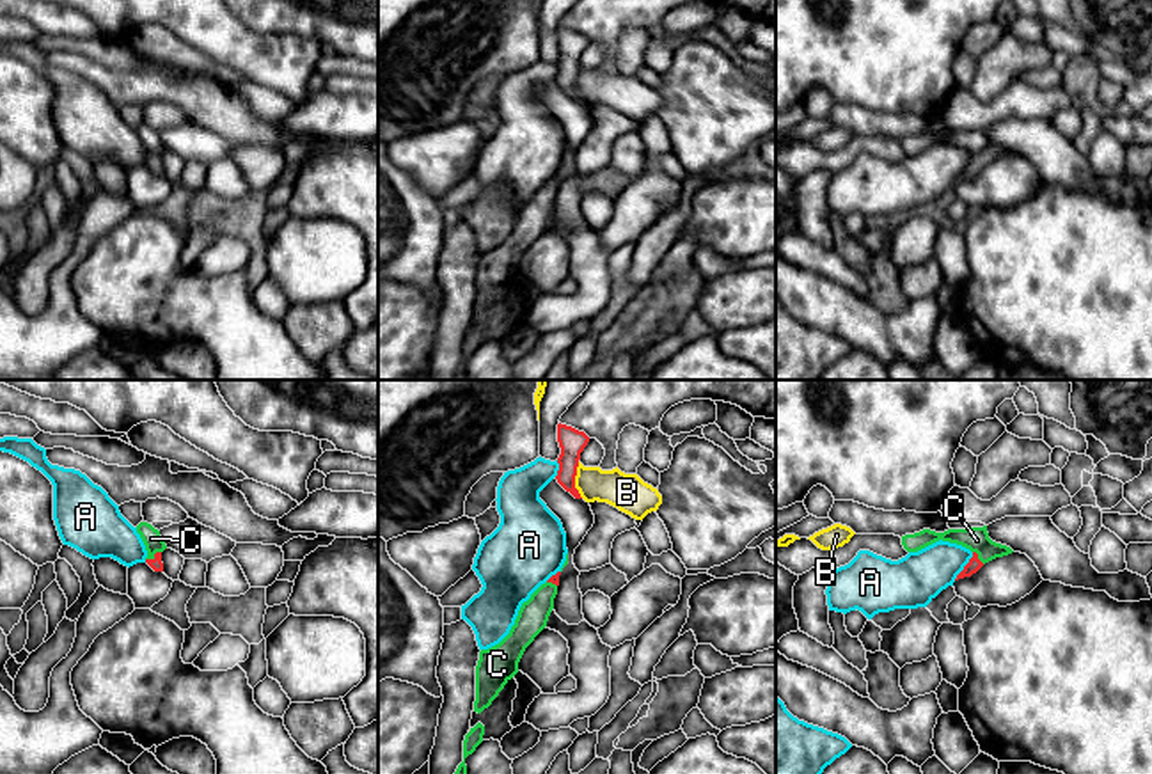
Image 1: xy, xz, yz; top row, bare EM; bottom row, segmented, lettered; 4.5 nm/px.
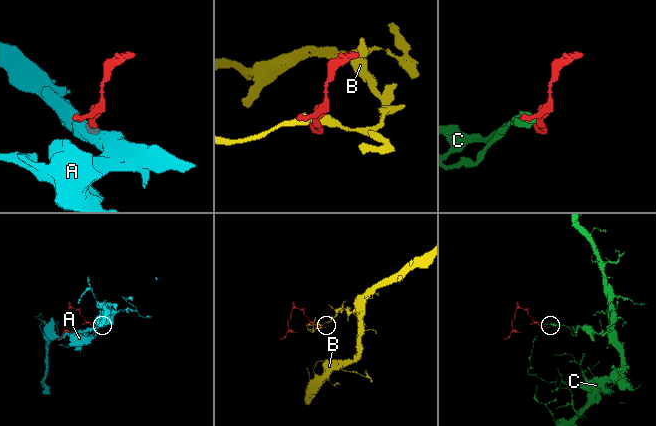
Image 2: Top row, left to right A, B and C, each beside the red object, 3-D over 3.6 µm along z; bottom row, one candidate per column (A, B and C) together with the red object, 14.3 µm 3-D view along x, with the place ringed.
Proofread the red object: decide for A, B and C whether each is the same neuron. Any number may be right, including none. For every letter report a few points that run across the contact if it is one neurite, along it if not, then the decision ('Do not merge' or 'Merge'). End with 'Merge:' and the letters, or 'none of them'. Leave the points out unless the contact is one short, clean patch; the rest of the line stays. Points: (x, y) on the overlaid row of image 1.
A: Do not merge
B: Do not merge
C: Line: xy (157, 565), (155, 556), (151, 538). Merge
Merge: C

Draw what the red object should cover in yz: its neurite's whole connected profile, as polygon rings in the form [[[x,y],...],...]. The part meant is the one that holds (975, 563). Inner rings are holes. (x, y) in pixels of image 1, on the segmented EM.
[[[987,525],[971,529],[948,529],[944,533],[923,529],[919,533],[902,536],[902,545],[907,552],[918,552],[939,540],[962,545],[973,552],[973,557],[955,580],[971,577],[985,563],[1014,552],[1010,547],[992,541],[989,538]]]

